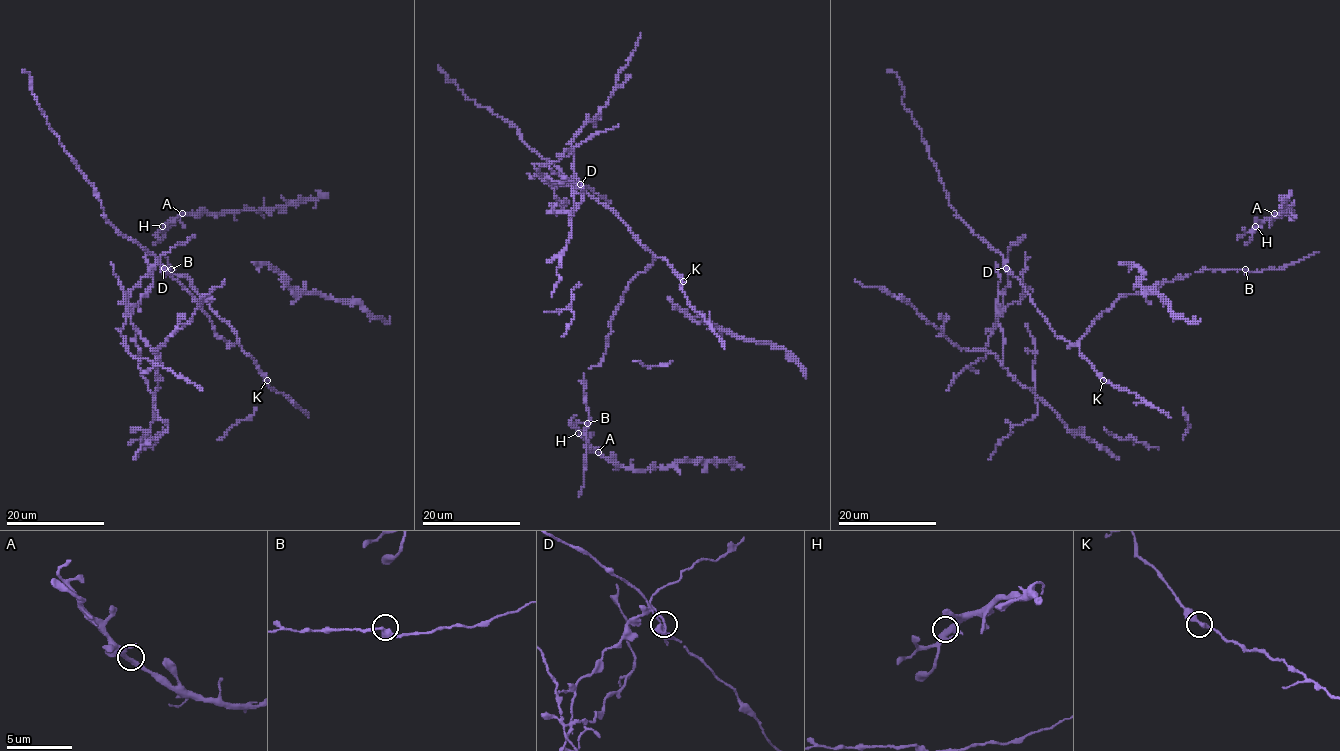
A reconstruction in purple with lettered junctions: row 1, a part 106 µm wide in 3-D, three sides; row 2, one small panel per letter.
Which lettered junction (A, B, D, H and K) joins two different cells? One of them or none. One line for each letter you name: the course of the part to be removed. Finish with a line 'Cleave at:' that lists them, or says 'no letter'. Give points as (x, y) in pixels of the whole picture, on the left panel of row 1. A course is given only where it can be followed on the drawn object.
Cleave at: D

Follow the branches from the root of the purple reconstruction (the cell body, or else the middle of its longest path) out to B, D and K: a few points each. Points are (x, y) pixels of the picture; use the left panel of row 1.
B: (226, 342), (237, 343), (235, 330), (213, 311), (188, 277), (167, 273), (174, 270), (171, 269)
D: (226, 342), (214, 332), (210, 318), (198, 301), (163, 268)
K: (226, 342), (237, 344), (247, 353), (267, 380)

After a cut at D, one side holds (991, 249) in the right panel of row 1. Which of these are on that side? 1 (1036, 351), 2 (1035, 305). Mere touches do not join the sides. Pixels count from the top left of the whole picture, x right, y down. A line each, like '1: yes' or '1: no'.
1: no
2: yes

